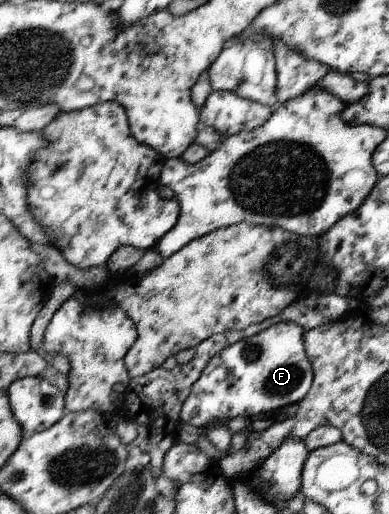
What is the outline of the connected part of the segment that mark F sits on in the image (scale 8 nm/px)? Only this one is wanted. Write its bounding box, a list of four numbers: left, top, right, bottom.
[180,322,312,428]

